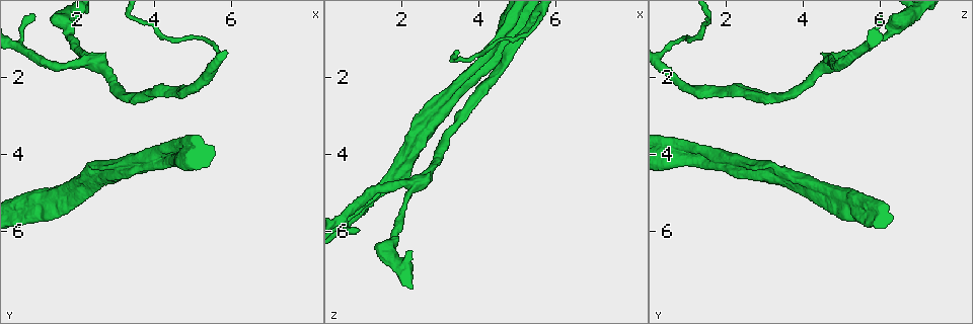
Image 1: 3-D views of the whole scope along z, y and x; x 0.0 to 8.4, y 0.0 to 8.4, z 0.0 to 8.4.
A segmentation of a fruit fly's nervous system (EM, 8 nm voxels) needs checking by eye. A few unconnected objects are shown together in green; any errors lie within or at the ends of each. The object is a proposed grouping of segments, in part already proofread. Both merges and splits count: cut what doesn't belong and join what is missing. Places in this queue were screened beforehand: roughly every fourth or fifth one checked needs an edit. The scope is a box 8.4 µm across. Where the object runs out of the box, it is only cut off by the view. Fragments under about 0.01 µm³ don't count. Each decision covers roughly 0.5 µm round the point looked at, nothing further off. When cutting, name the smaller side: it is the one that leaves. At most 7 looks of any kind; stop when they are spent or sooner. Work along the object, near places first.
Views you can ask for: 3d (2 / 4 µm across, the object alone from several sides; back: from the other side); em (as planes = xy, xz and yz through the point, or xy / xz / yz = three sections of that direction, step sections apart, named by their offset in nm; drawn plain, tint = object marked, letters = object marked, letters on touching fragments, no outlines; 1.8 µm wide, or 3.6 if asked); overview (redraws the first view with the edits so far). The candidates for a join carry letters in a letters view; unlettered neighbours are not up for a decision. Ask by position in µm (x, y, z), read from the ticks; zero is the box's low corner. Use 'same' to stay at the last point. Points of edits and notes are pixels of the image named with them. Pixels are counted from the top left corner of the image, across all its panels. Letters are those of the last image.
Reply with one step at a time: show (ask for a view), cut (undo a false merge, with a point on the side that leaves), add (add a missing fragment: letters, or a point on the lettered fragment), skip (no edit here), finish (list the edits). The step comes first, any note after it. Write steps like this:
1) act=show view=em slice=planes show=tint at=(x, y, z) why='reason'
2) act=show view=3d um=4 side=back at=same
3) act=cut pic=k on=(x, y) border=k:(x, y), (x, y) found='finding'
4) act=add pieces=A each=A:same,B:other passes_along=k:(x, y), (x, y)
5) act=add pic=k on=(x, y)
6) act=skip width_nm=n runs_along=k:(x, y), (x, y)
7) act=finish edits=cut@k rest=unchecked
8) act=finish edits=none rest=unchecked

act=show view=em slice=yz step=16 show=letters at=(1.85, 5.05, 4.60) why='three arms meet'

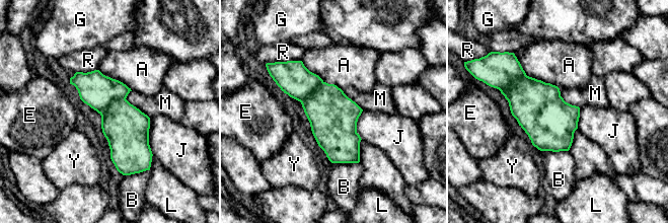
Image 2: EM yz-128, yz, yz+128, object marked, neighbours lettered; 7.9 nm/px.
act=show view=em slice=xz step=16 show=letters at=same

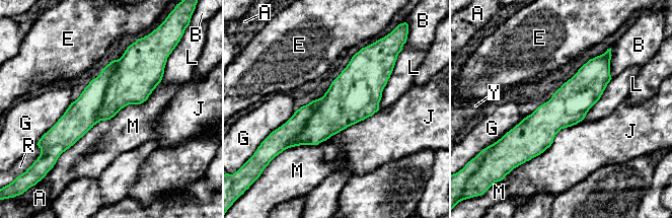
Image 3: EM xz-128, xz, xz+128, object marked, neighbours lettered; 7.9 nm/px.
act=skip width_nm=300 each=A:other,B:other,E:other,G:other,J:other,L:other,M:other,R:other,Y:other border=3:(160, 81), (61, 154) found='continuous, no second neuron'

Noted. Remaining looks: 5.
act=show view=3d um=2 at=(2.25, 1.55, 4.85)

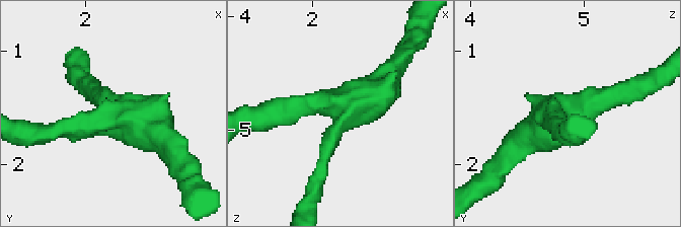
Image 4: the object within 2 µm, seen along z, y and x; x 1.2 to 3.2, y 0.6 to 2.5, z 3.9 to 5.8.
act=show view=em um=3.6 slice=xy step=4 show=tint at=(2.28, 1.54, 4.86) arms=3 arm_widths_nm=180,190,220

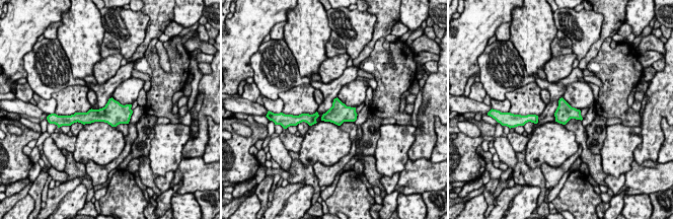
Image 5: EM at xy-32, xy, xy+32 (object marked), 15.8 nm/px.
act=show view=em um=3.6 slice=planes show=letters at=same

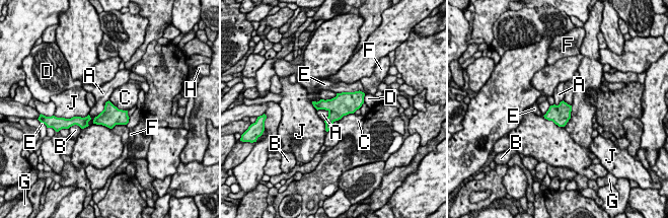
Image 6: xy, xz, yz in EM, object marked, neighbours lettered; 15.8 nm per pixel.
act=skip each=A:other,B:other,C:other,D:other,E:other,F:other,G:other,H:other,J:other border=6:(108, 99), (88, 125) found='one neuron here'

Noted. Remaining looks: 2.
act=show view=em slice=planes show=plain at=(5.55, 1.15, 0.55)

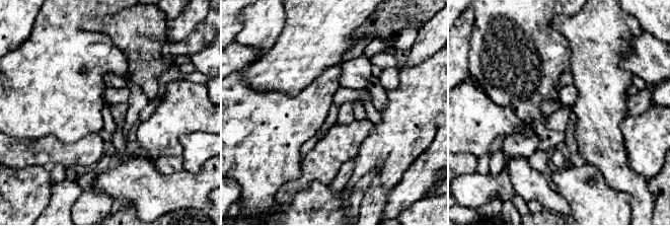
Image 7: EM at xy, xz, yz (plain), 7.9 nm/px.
act=show view=em slice=planes show=letters at=same why='see the neighbours'

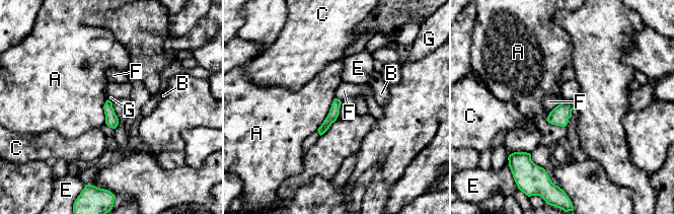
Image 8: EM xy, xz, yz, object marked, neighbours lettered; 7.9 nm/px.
act=skip width_nm=80 each=A:other,B:other,C:other,E:other,F:other,G:other border=8:(563, 99), (549, 113) found='all the same neuron'

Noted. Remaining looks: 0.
act=finish edits=none rest=unchecked

